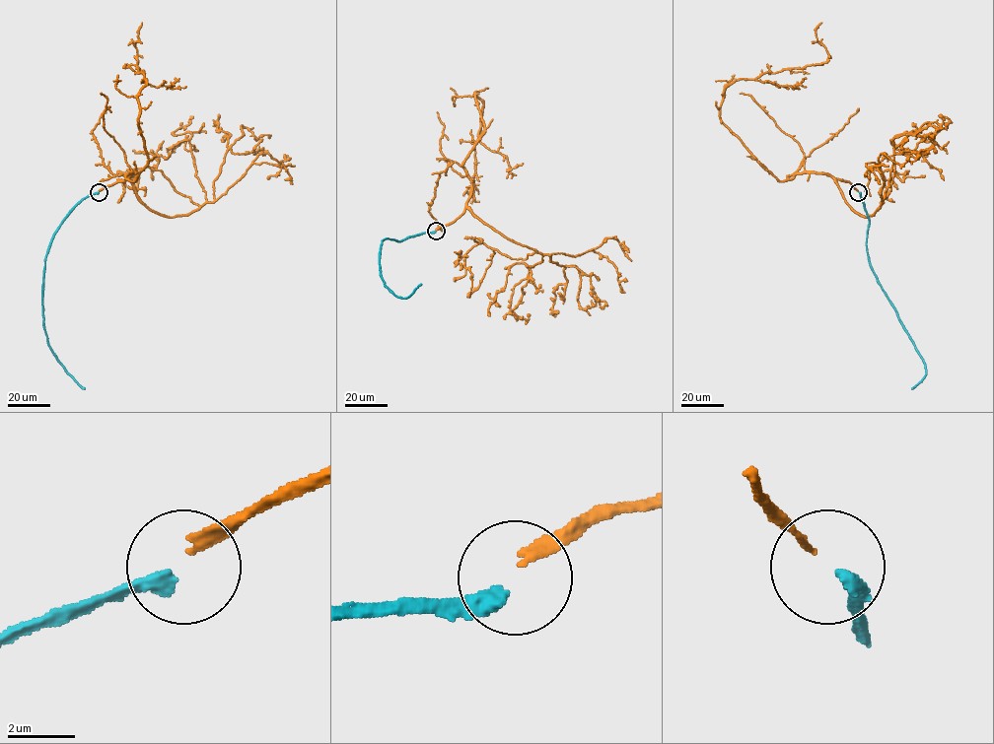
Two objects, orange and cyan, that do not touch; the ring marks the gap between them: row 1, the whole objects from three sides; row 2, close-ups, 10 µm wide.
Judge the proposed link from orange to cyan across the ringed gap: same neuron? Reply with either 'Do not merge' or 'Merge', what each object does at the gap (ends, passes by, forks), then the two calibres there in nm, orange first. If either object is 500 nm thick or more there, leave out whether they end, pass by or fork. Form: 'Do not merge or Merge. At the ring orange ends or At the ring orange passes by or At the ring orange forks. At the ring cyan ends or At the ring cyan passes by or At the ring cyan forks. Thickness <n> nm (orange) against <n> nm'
Do not merge. At the ring orange ends. At the ring cyan ends. Thickness 280 nm (orange) against 480 nm

